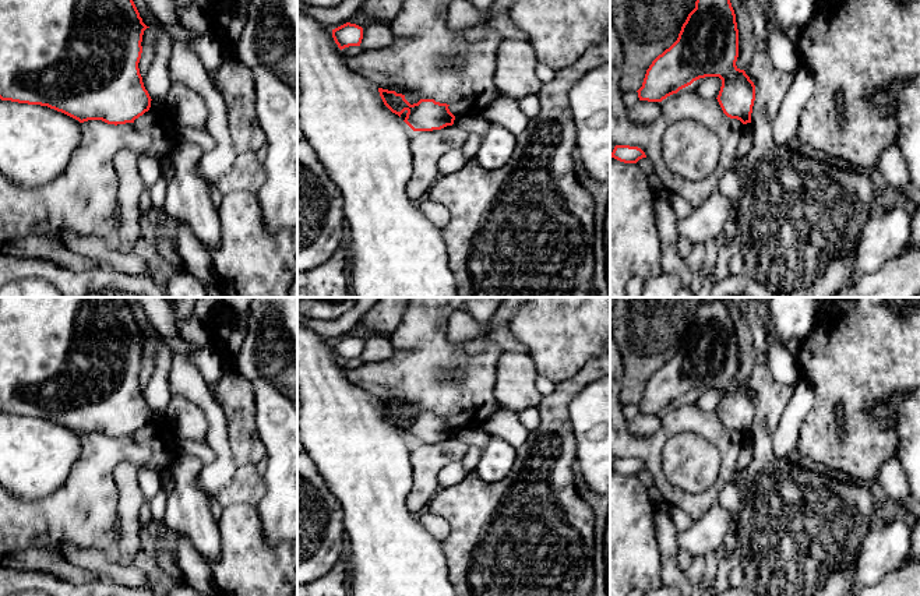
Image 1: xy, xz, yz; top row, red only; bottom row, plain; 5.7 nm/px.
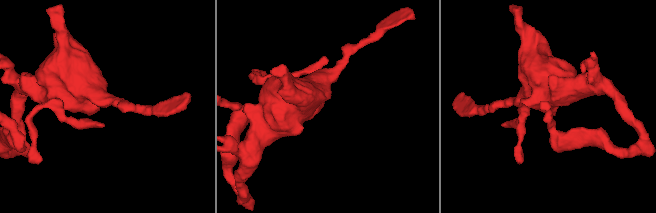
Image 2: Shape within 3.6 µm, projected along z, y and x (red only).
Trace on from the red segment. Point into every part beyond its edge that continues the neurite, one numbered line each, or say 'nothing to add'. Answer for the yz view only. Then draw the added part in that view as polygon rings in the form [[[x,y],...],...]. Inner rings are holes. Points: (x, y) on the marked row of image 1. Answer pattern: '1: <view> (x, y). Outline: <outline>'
nothing to add

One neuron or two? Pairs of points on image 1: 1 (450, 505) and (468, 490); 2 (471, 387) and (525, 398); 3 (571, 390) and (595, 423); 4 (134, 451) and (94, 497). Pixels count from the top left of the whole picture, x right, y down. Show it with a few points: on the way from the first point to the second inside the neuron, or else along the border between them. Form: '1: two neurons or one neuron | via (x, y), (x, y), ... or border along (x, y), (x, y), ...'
1: one neuron | via (454, 504), (464, 494)
2: two neurons | border along (497, 360), (494, 399), (500, 406)
3: two neurons | border along (595, 380), (573, 399), (570, 405), (571, 427)
4: one neuron | via (119, 452), (94, 478), (94, 482)

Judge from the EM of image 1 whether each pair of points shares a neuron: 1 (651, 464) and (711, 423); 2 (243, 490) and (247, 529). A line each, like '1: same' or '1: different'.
1: same
2: different

